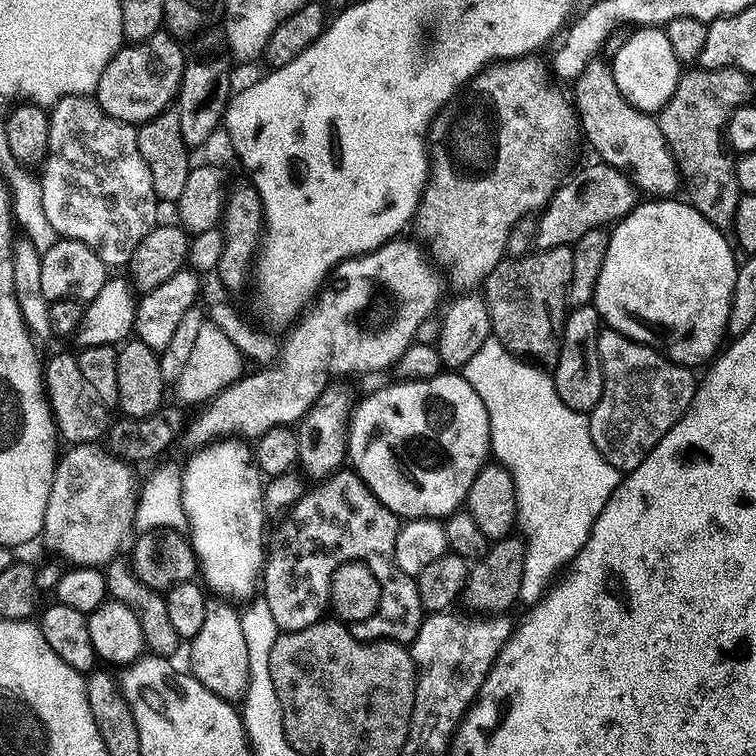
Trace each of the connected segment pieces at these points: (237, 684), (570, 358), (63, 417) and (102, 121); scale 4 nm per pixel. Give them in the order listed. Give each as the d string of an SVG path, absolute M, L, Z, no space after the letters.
M210 598L206 602L206 619L202 630L190 641L192 648L191 675L195 676L206 690L218 694L224 700L236 702L243 697L250 678L250 654L246 650L246 638L242 635L240 608L228 598Z
M592 304L572 308L565 315L554 379L558 398L562 398L562 402L566 402L566 406L570 406L570 410L578 410L585 414L591 413L598 398L602 398L604 379L602 378L602 362L598 358L598 338L601 327L600 315Z
M60 352L57 356L49 358L43 365L42 377L44 379L44 391L48 399L48 405L52 411L55 428L61 441L65 445L95 445L107 433L110 427L109 409L98 402L98 396L94 394L82 370L78 370L78 362L73 353Z
M91 95L62 98L51 105L48 121L48 153L42 161L44 169L38 172L46 219L54 226L57 237L85 243L107 266L127 265L142 238L158 223L154 178L150 178L150 166L146 166L138 150L136 128L106 114Z

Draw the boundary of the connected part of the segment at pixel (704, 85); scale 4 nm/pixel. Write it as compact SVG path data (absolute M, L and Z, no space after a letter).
M741 68L685 71L670 102L666 102L666 106L658 113L660 129L668 149L680 168L683 187L688 187L687 199L698 210L698 214L706 218L706 222L721 230L731 229L742 195L740 184L736 181L734 160L726 147L724 128L730 114L734 114L738 106L749 103L752 84L748 80L751 80L749 73L743 72Z

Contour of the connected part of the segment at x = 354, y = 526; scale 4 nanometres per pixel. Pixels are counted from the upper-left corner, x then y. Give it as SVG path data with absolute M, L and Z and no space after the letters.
M351 470L336 472L317 488L316 492L307 491L288 513L262 569L262 598L274 613L274 622L278 622L281 632L297 632L325 619L327 612L324 611L329 611L332 599L332 575L343 564L359 562L371 570L374 578L378 578L380 605L370 618L351 625L353 634L360 640L387 638L410 642L416 636L426 613L418 598L415 579L396 567L396 539L402 527L401 517L395 516Z

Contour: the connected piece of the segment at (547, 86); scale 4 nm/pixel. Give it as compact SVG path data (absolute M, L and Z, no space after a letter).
M521 57L519 60L507 60L498 62L487 71L476 77L470 86L472 93L468 96L468 101L464 104L464 109L456 116L456 121L452 124L452 129L440 140L440 145L433 147L430 152L430 179L424 185L424 193L420 195L420 205L416 207L414 217L415 227L420 227L420 232L426 239L432 243L431 253L437 261L442 260L452 271L452 280L460 287L460 290L472 290L475 286L483 285L484 279L491 274L494 266L498 266L500 260L505 259L508 250L508 239L510 230L514 222L523 216L531 216L539 213L548 199L555 194L560 176L560 155L568 148L568 143L572 140L572 135L578 132L578 117L576 109L566 97L552 89L550 81L550 72L540 58Z

